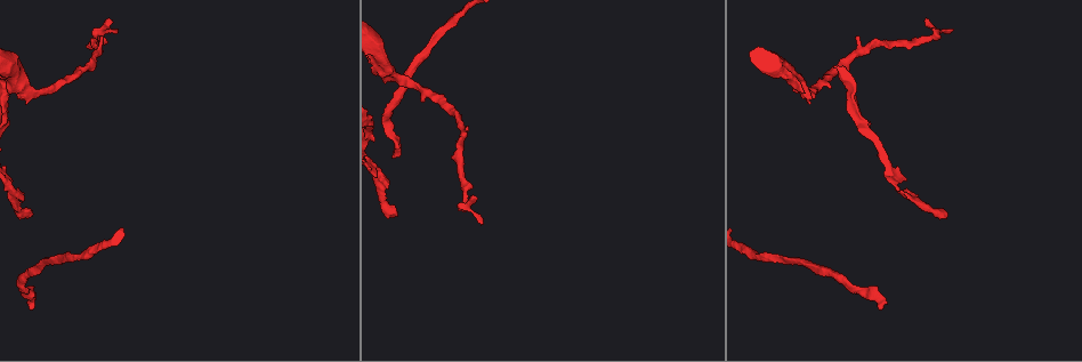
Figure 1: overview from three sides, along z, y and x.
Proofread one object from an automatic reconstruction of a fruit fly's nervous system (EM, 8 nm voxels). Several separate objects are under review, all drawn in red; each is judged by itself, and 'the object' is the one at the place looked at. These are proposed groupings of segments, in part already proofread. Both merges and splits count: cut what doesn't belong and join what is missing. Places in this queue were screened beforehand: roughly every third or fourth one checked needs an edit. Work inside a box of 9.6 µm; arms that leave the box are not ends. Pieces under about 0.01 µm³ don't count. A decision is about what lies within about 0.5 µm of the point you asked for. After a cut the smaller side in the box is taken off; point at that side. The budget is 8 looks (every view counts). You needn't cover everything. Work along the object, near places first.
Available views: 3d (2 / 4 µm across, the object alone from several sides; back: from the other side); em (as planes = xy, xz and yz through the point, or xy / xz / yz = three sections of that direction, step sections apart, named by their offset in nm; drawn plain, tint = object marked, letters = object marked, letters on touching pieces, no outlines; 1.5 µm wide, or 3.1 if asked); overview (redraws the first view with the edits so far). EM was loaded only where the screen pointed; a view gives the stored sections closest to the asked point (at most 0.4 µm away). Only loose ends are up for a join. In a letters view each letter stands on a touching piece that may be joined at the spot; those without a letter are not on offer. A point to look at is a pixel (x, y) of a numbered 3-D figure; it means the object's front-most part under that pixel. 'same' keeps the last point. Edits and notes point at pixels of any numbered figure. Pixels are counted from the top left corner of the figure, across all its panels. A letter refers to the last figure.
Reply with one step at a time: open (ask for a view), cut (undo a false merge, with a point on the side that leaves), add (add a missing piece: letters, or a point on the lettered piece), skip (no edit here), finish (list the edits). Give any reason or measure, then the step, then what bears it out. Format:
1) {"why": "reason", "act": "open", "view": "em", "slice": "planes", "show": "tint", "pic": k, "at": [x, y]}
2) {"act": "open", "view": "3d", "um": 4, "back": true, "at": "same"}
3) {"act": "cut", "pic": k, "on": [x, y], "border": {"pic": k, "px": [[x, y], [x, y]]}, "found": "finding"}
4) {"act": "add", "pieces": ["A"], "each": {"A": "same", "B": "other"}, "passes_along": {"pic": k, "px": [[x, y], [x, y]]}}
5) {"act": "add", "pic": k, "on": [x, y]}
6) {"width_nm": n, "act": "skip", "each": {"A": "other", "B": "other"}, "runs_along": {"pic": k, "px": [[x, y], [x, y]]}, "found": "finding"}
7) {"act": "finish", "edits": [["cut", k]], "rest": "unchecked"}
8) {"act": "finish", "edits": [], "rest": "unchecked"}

{"why": "sudden change in width", "act": "open", "view": "3d", "um": 2, "pic": 1, "at": [790, 78]}

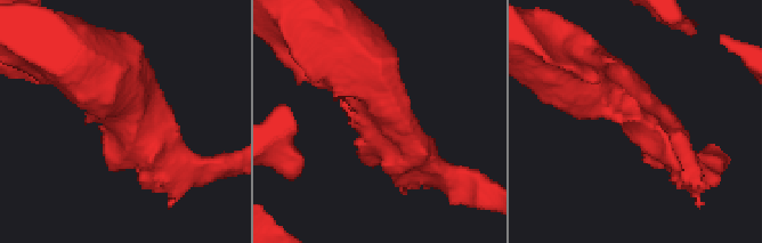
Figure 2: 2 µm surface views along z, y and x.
{"why": "now the EM", "act": "open", "view": "em", "slice": "yz", "step": 8, "show": "plain", "pic": 2, "at": [132, 117]}

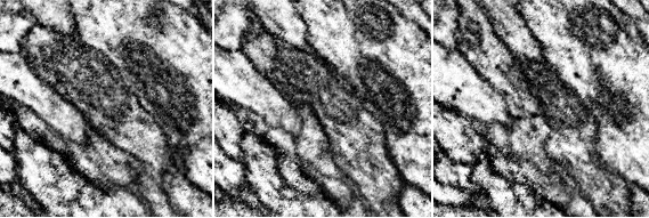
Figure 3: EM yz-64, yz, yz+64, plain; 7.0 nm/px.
{"act": "open", "view": "em", "slice": "yz", "step": 8, "show": "letters", "at": "same"}

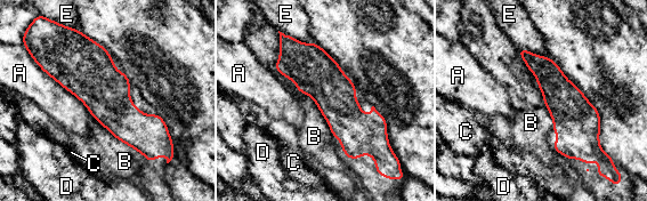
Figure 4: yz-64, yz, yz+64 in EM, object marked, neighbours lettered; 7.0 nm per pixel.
{"act": "skip", "each": {"A": "other", "B": "other", "C": "other", "D": "other", "E": "other"}, "runs_along": {"pic": 4, "px": [[289, 45], [333, 91], [369, 151]]}, "found": "one neuron here"}

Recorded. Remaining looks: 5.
{"why": "an open end", "act": "open", "view": "em", "slice": "xz", "step": 8, "show": "tint", "pic": 1, "at": [29, 304]}

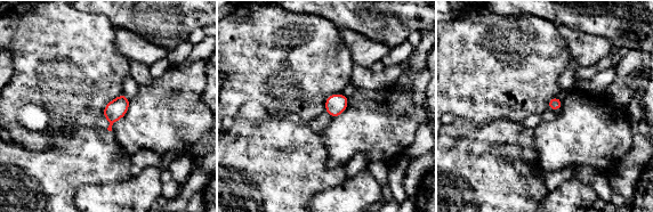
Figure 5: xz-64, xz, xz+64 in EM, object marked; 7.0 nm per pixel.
{"act": "open", "view": "em", "slice": "xz", "step": 8, "show": "letters", "at": "same"}

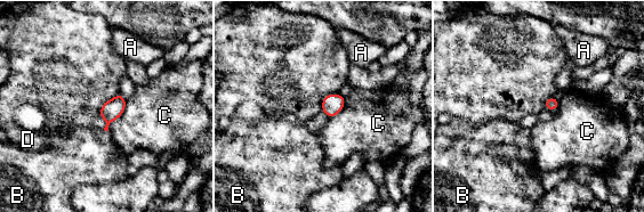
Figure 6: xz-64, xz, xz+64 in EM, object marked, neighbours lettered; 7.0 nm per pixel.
{"act": "add", "pieces": ["B"], "each": {"A": "other", "B": "same", "C": "other", "D": "other"}, "passes_along": {"pic": 6, "px": [[113, 108], [106, 130], [82, 156]]}, "found": "it goes on there"}

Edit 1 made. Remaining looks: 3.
{"why": "redraw", "act": "open", "view": "overview"}

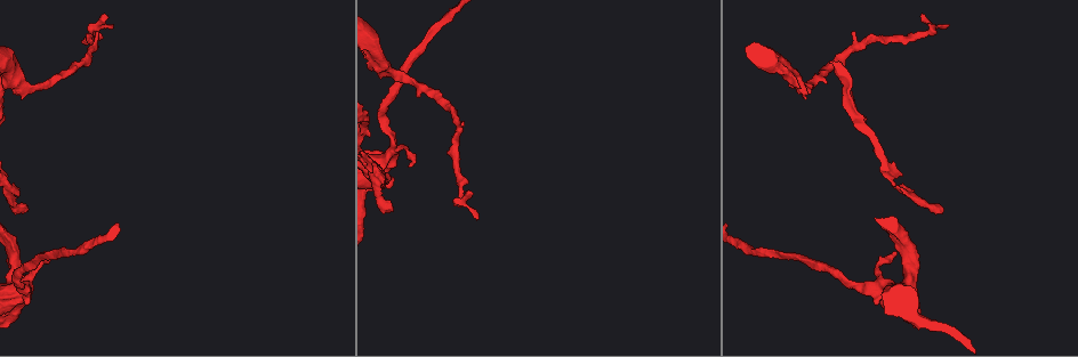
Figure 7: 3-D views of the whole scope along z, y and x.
{"why": "abrupt turn", "act": "open", "view": "em", "slice": "xz", "step": 4, "show": "letters", "pic": 7, "at": [461, 203]}

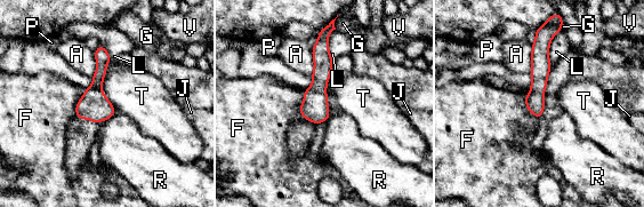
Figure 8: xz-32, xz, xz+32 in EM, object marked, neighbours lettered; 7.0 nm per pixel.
{"longest_contact_nm": ["T", 360], "act": "skip", "each": {"A": "other", "F": "other", "G": "other", "J": "other", "L": "other", "P": "other", "R": "other", "T": "other", "V": "other"}, "found": "all the same neuron"}

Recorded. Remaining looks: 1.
{"act": "finish", "edits": [["add", 6]], "rest": "unchecked"}

